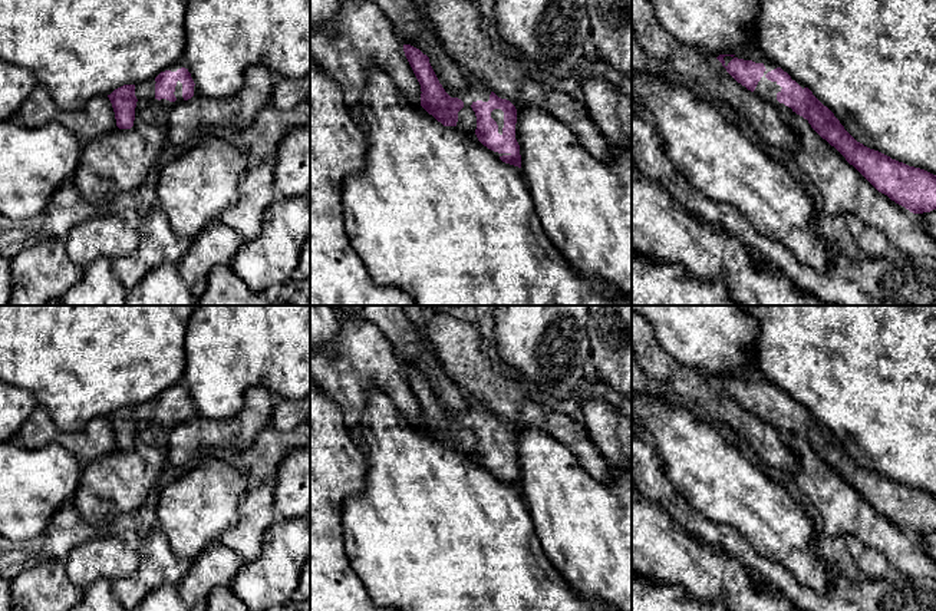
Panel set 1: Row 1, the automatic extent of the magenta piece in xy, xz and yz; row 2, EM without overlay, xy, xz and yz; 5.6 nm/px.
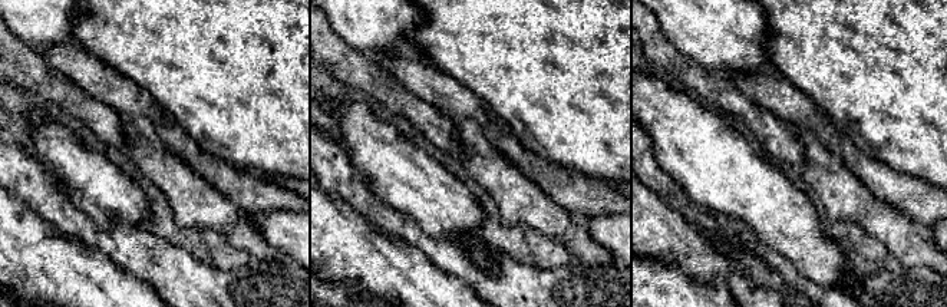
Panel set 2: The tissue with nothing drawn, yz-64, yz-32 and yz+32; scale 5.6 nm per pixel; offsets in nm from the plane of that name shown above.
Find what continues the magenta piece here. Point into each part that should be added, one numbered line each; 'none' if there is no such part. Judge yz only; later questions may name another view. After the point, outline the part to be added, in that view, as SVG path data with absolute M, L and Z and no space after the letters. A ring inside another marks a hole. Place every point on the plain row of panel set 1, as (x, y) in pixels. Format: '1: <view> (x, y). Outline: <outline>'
1: yz (765, 410). Outline: M735 376L734 379L738 379L738 380L744 380L744 382L752 382L755 384L762 384L765 387L765 393L764 393L764 397L761 399L761 402L758 403L755 412L754 412L754 416L762 419L764 422L769 423L778 433L781 435L787 435L787 433L792 433L791 429L785 427L784 425L780 425L777 422L777 415L781 413L781 407L777 404L777 403L771 403L765 399L765 396L774 390L777 390L778 387L774 386L769 380L767 379L762 379L761 376L754 376L754 377L749 377L749 379L745 379L745 377L739 377L739 376ZM725 377L724 382L725 382L725 387L728 387L728 384L734 380L731 377Z

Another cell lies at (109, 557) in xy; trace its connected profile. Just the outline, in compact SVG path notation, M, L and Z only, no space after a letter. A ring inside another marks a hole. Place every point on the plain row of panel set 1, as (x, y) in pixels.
M100 529L100 532L75 546L65 562L69 579L80 588L106 579L131 577L139 565L139 555L132 539Z

